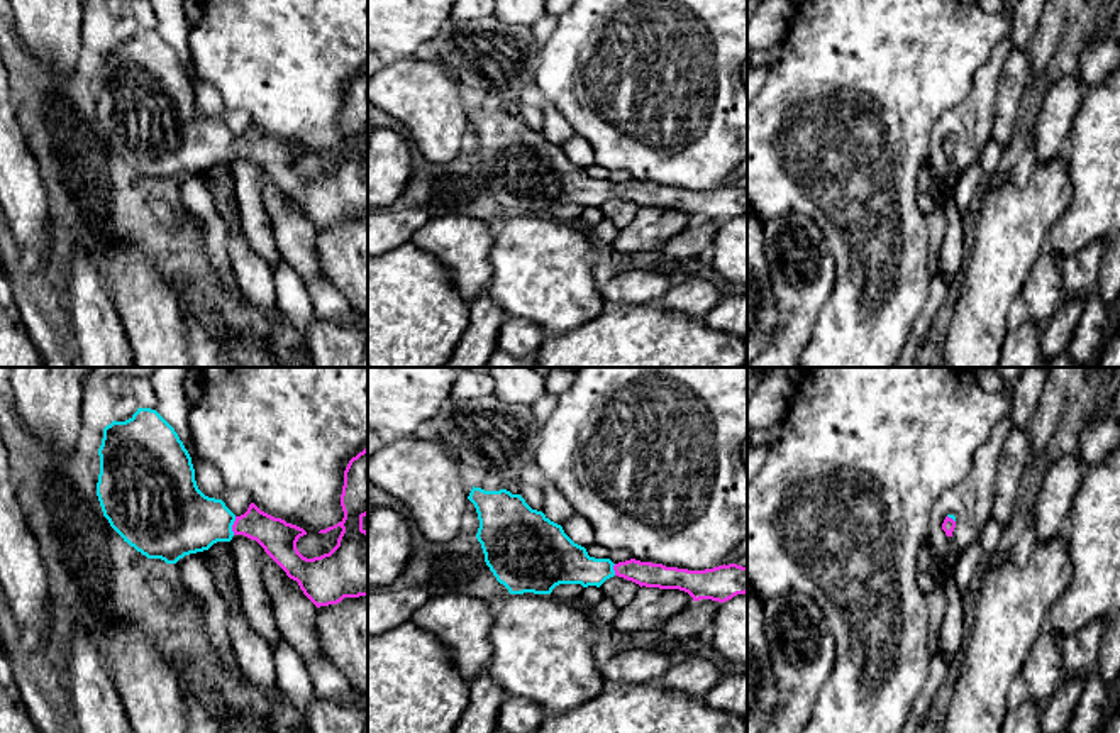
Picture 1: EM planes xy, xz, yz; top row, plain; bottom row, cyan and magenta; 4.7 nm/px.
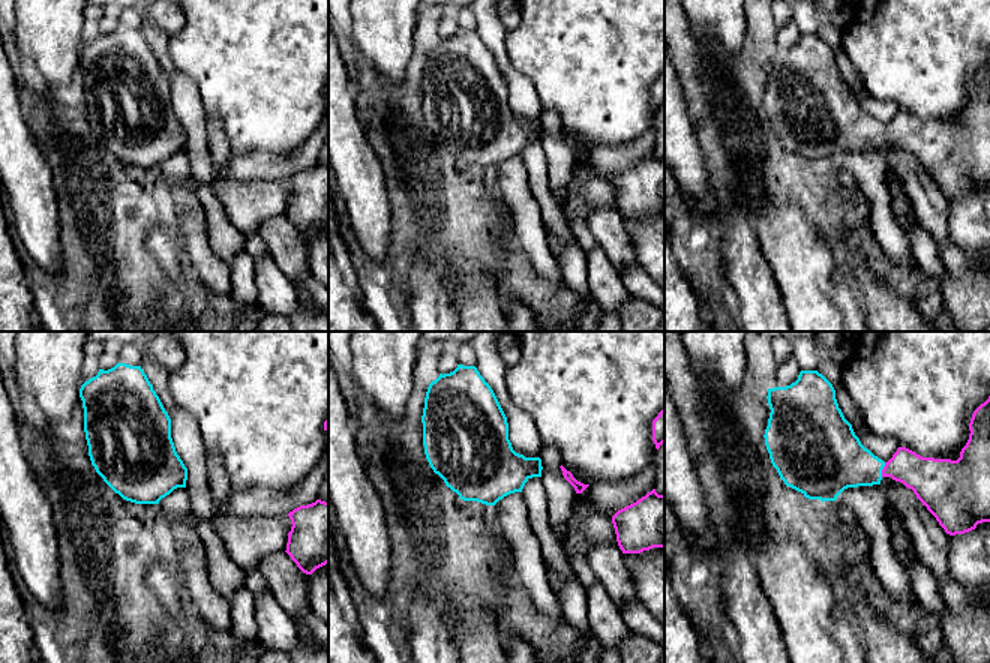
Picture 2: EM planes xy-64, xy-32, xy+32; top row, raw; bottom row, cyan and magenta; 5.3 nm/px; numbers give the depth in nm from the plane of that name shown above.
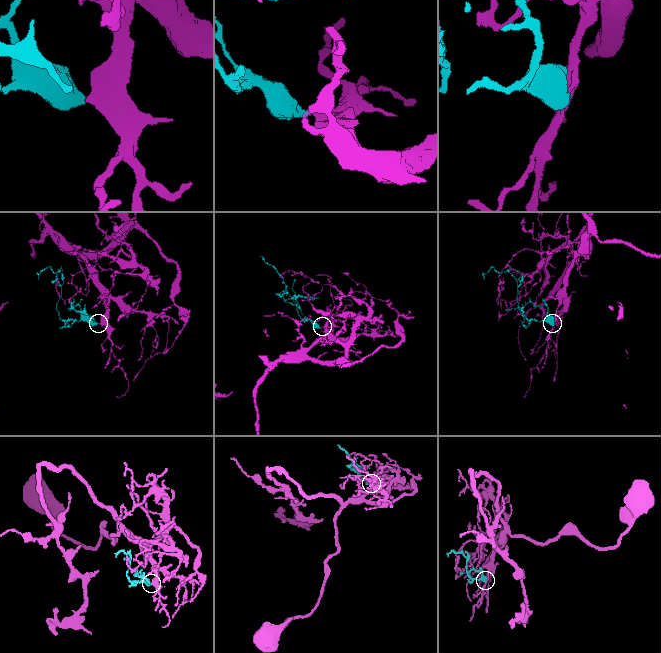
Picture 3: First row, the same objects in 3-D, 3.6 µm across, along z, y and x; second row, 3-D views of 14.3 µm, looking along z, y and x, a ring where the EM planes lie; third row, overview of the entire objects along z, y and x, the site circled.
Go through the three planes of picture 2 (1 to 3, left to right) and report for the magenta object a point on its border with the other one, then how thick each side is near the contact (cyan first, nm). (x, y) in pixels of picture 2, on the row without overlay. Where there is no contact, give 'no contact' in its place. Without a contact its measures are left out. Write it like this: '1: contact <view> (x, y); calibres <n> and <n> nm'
1: no contact
2: no contact
3: contact xy+32 (882, 132); calibres 320 and 220 nm

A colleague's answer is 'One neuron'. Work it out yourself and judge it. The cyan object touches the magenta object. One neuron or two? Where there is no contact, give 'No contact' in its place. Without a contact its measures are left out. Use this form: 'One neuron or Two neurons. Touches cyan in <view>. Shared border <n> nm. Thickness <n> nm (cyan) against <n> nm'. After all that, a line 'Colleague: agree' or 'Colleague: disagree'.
One neuron. Touches cyan in xy. Shared border 90 nm. Thickness 340 nm (cyan) against 170 nm
Colleague: agree

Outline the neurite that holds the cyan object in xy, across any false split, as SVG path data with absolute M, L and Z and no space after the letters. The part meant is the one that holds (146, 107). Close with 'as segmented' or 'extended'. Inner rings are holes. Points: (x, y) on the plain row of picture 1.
M137 29L137 32L125 42L112 42L103 49L100 76L100 95L97 103L97 117L108 141L110 147L147 179L161 179L166 185L176 185L190 174L208 171L217 163L230 163L234 156L244 156L256 161L264 173L286 193L286 196L298 203L303 215L317 227L337 225L344 218L368 217L368 152L363 149L363 139L368 135L368 66L363 73L352 78L344 91L344 107L341 115L341 127L344 139L319 154L327 154L337 147L342 149L337 166L320 178L307 179L298 169L297 163L307 152L297 146L286 144L261 132L254 124L247 132L236 137L222 120L205 117L195 102L195 90L191 78L180 61L175 49L151 29Z | extended

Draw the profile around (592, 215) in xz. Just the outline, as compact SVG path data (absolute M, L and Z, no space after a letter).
M588 207L588 208L583 210L583 213L576 218L576 222L573 225L578 227L583 232L590 232L602 220L603 220L603 215L602 215L600 208Z

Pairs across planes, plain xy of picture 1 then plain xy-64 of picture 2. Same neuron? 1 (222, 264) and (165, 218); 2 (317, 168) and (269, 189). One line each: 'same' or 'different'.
1: different
2: same

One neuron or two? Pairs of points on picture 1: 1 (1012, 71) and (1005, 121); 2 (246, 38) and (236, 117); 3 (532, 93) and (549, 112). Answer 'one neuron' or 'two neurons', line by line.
1: one neuron
2: two neurons
3: one neuron

